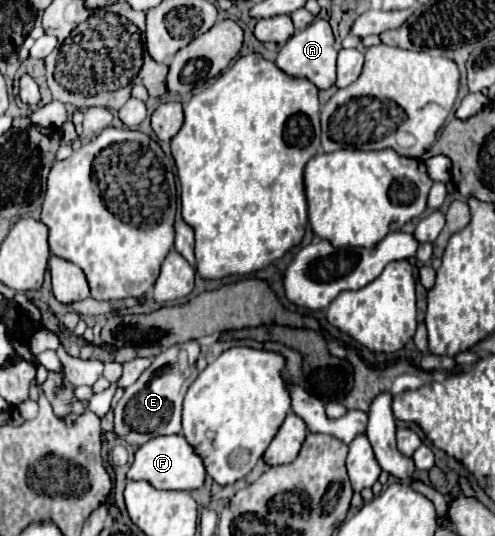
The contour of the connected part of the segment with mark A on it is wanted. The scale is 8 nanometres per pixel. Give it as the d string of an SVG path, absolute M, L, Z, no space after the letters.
M317 18L311 26L307 26L305 30L293 34L285 46L279 50L279 56L275 60L275 64L289 76L293 78L305 78L305 80L311 80L319 90L327 90L335 84L335 78L337 78L337 50L333 48L333 32L331 32L331 26Z

